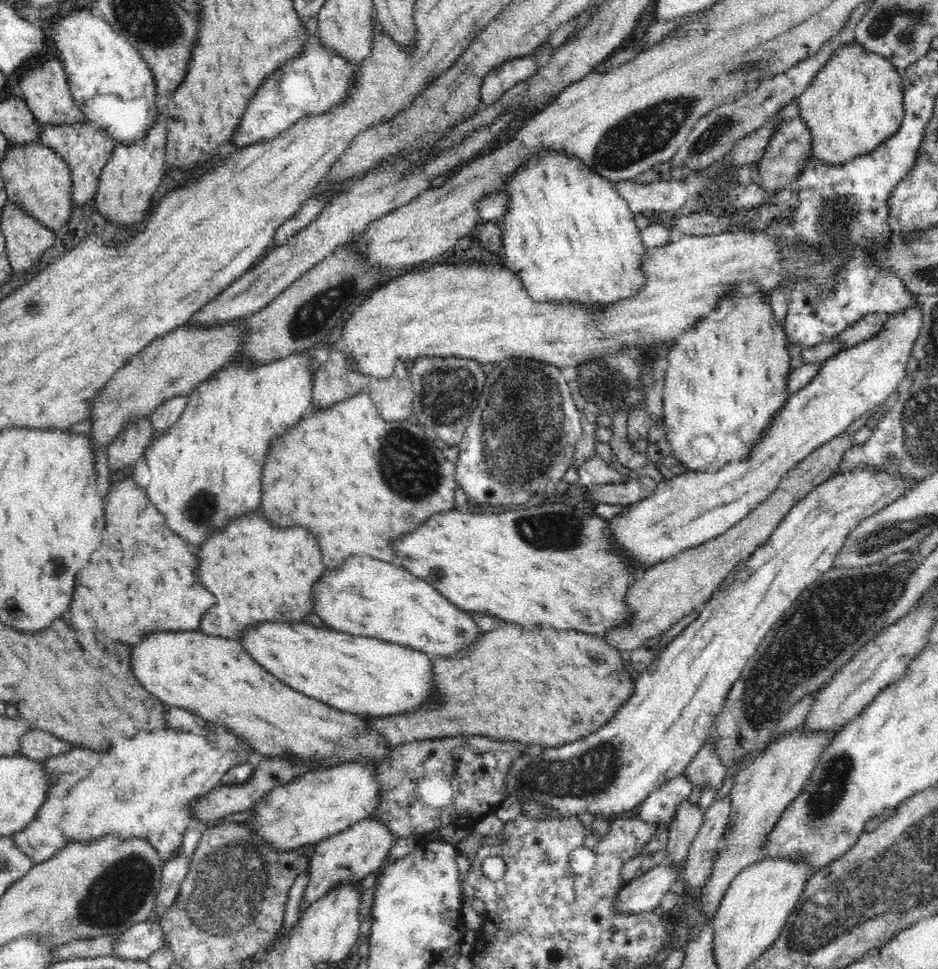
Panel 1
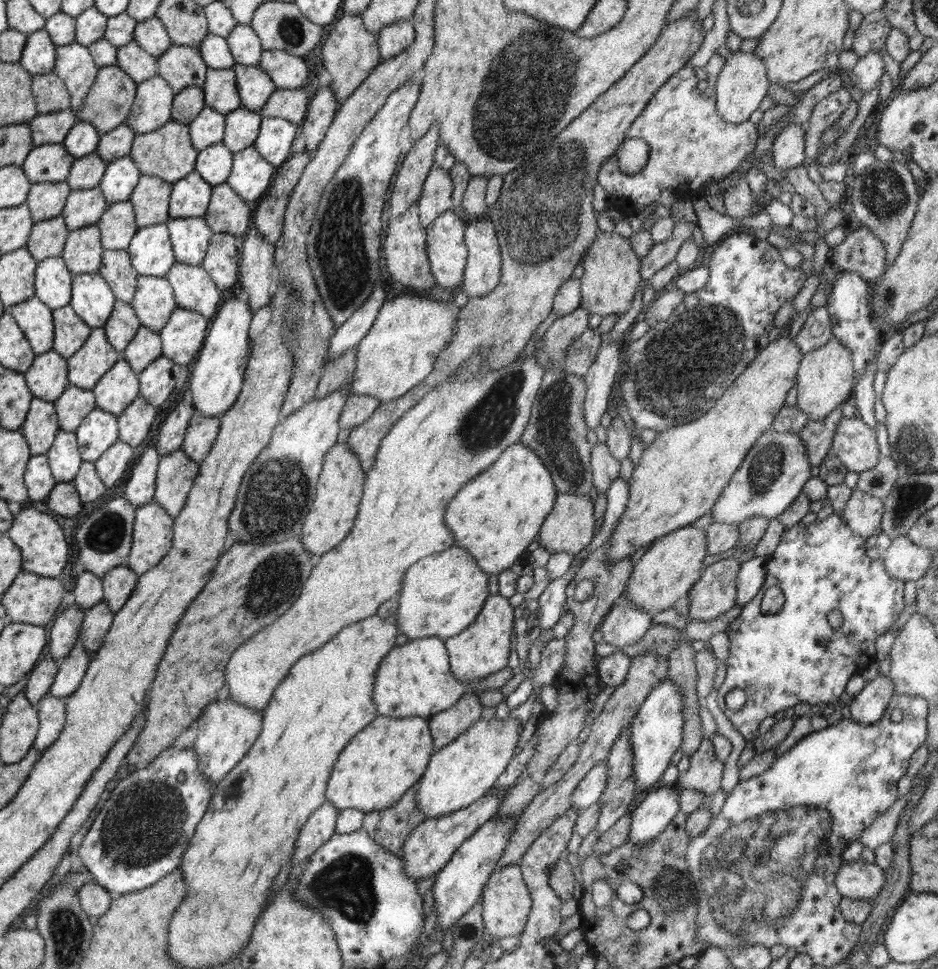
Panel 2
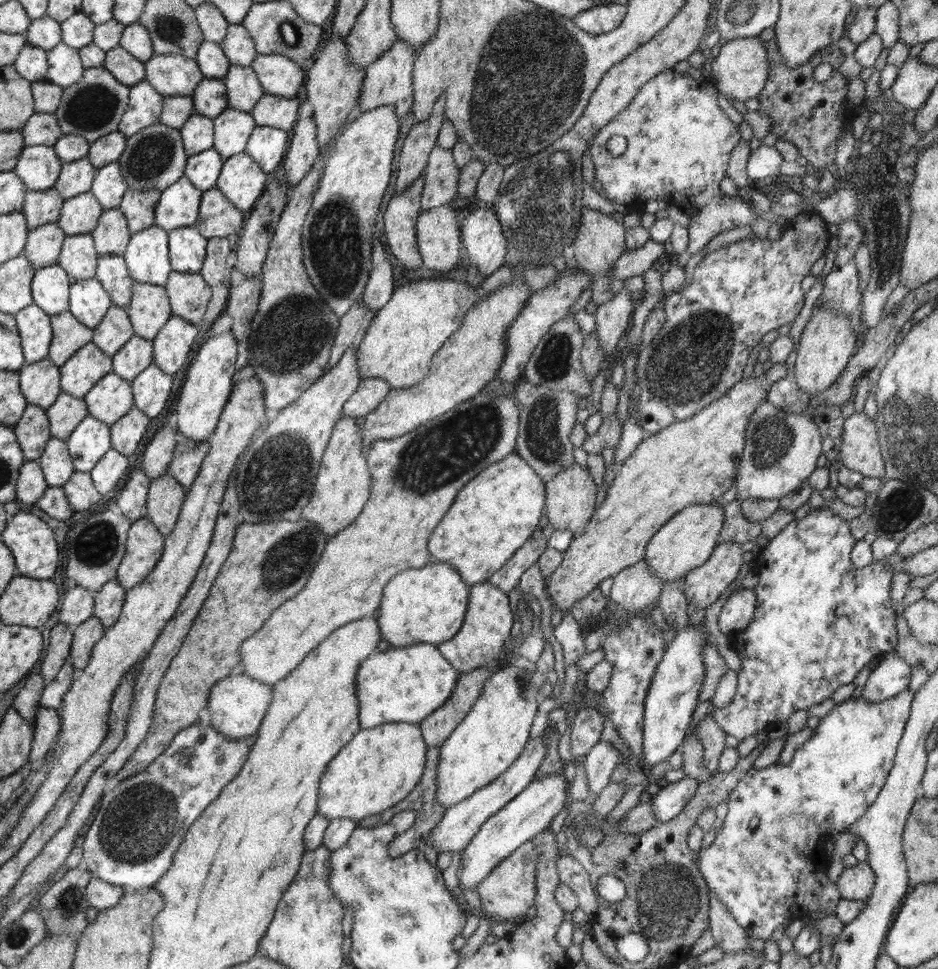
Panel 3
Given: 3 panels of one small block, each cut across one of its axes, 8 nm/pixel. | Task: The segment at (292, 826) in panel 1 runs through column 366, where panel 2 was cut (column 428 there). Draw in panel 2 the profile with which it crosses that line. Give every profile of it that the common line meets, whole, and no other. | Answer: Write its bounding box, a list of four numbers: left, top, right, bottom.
[416,715,522,819]

